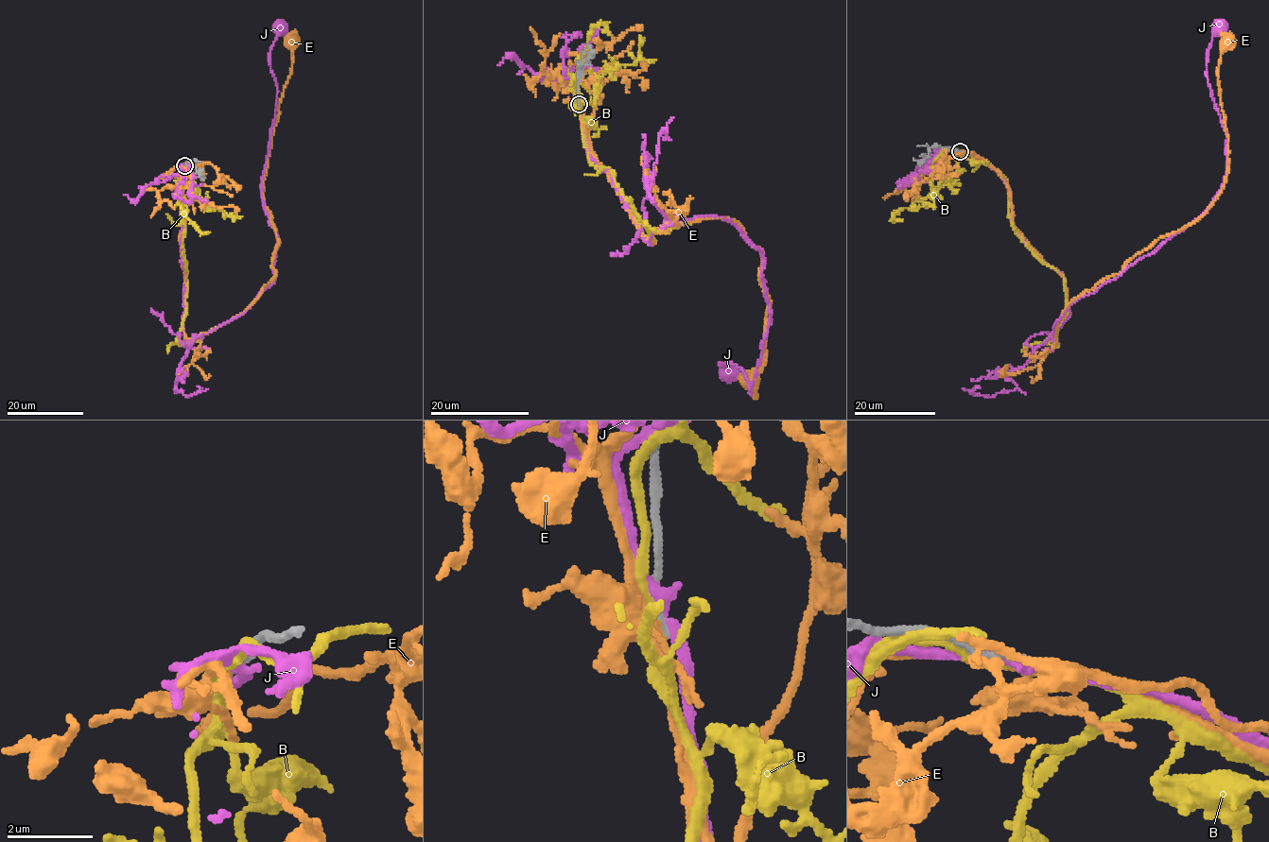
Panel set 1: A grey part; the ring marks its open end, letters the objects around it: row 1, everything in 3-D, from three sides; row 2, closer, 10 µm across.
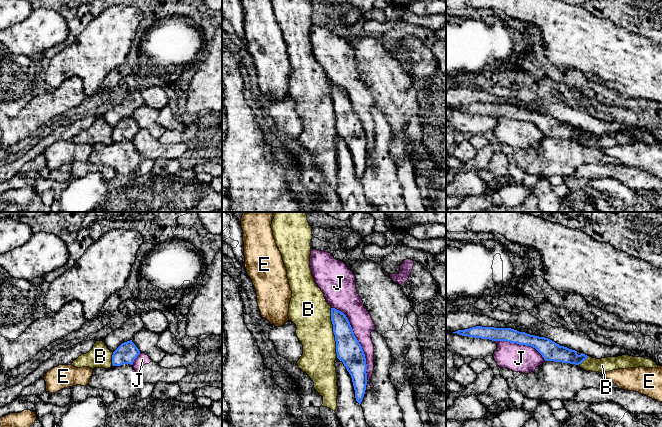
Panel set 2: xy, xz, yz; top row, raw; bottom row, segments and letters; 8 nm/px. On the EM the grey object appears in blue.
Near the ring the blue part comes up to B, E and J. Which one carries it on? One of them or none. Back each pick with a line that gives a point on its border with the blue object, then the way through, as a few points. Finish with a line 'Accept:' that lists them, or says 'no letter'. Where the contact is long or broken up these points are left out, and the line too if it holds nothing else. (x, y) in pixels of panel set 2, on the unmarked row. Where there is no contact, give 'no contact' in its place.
Accept: no letter

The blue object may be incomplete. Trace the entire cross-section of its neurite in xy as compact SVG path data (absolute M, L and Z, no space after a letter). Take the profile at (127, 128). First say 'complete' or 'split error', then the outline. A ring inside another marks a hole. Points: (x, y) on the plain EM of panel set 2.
split error; M132 116L122 119L112 131L112 142L108 145L94 144L88 161L110 166L117 175L137 172L142 158L132 140L140 130Z

